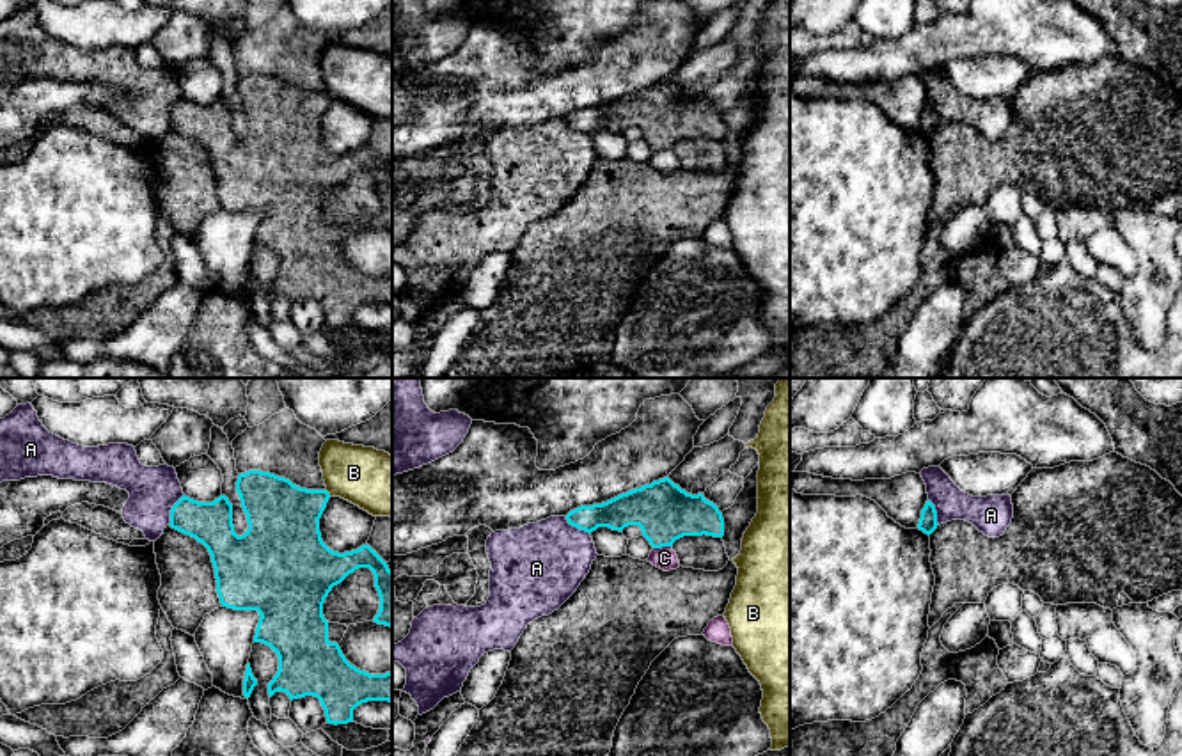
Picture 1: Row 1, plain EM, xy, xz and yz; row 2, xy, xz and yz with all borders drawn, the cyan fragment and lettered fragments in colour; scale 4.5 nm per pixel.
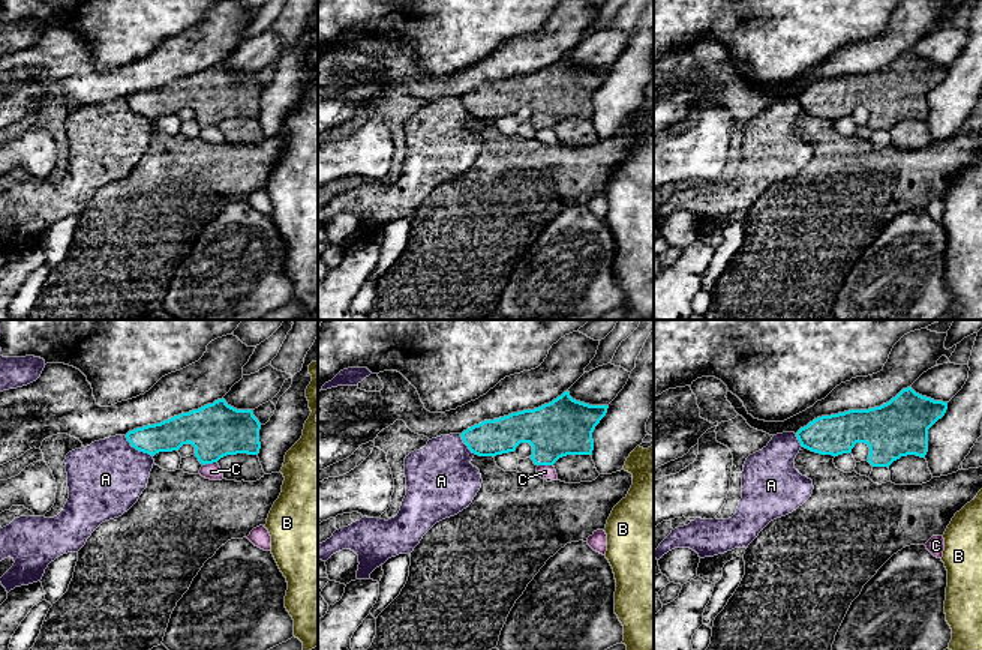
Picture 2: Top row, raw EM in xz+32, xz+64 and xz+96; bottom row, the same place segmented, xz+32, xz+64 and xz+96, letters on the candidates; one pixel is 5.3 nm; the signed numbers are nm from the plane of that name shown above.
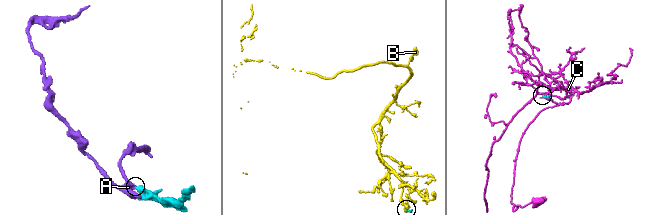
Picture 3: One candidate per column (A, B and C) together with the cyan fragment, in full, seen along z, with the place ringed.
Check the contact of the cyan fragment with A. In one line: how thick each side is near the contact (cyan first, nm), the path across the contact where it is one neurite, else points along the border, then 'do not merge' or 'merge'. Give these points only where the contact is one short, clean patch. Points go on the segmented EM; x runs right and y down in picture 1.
190/220 nm | along xy (183, 494), (173, 506), (167, 524) | do not merge

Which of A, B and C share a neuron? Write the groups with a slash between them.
A / B / C

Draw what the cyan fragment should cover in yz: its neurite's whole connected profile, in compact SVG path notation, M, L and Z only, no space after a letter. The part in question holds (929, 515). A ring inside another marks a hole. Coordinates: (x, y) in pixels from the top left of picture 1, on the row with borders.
M926 500L925 508L921 509L918 529L930 536L937 529L937 525L939 524L935 506Z

